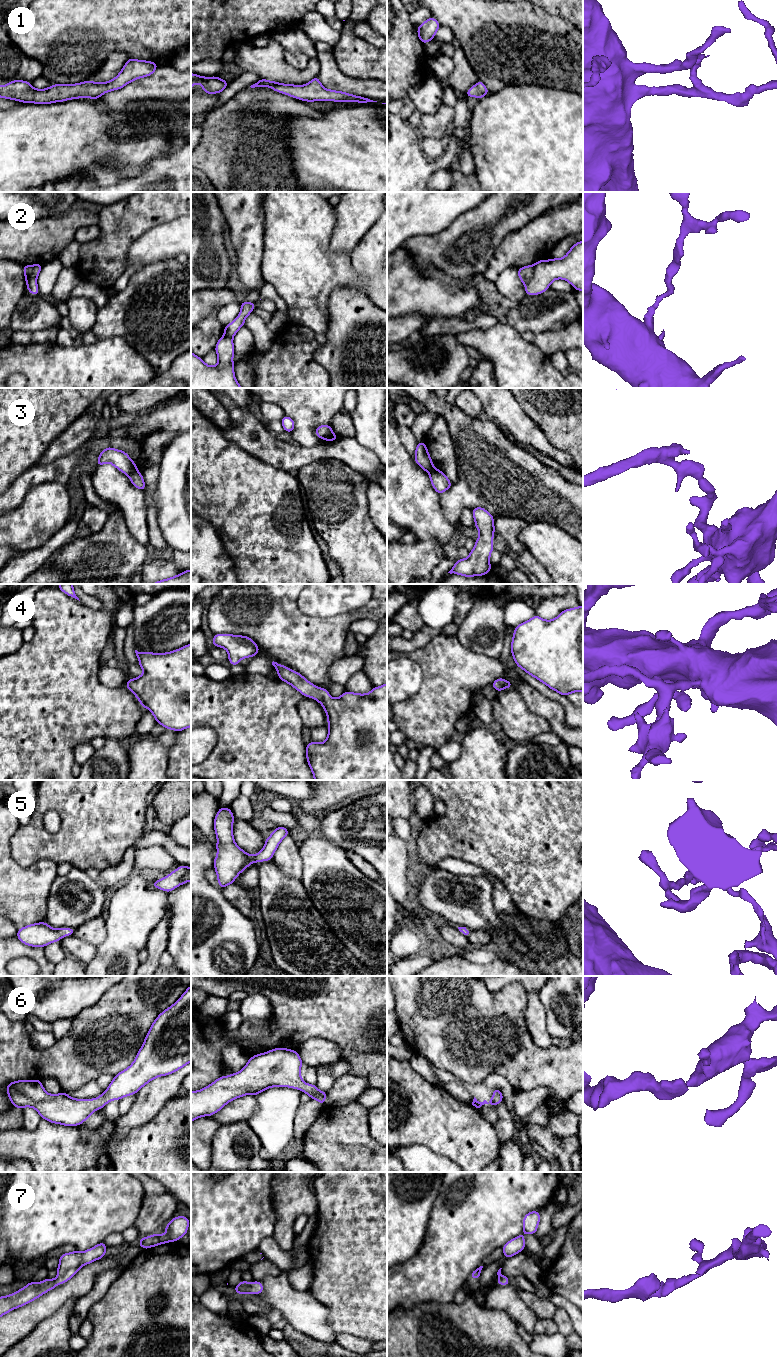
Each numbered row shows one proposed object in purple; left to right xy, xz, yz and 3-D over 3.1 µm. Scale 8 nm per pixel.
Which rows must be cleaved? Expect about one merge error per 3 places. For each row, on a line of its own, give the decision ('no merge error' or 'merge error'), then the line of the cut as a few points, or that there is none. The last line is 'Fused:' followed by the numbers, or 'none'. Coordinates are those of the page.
1: no merge error; cut none
2: merge error; cut yz (534, 265), (532, 277), (524, 284)
3: merge error; cut xy (136, 468), (127, 474)
4: no merge error; cut none
5: no merge error; cut none
6: no merge error; cut none
7: no merge error; cut none
Fused: 2, 3

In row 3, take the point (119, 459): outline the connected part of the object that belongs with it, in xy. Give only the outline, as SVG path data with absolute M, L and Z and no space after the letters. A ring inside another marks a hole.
M108 446L100 454L97 460L97 467L102 464L110 463L122 473L128 475L137 469L134 461L131 460L129 455L118 449L113 449Z

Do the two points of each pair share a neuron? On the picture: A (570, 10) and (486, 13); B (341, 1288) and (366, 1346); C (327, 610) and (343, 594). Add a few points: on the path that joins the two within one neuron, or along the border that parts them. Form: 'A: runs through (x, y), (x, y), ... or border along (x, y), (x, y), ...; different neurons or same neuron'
A: border along (544, 10), (568, 20); different neurons
B: border along (340, 1333), (369, 1339), (374, 1343); different neurons
C: runs through (331, 606), (339, 598); same neuron

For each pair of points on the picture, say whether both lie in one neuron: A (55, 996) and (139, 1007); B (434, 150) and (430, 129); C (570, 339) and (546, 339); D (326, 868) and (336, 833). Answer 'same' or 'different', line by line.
A: different
B: different
C: same
D: different

